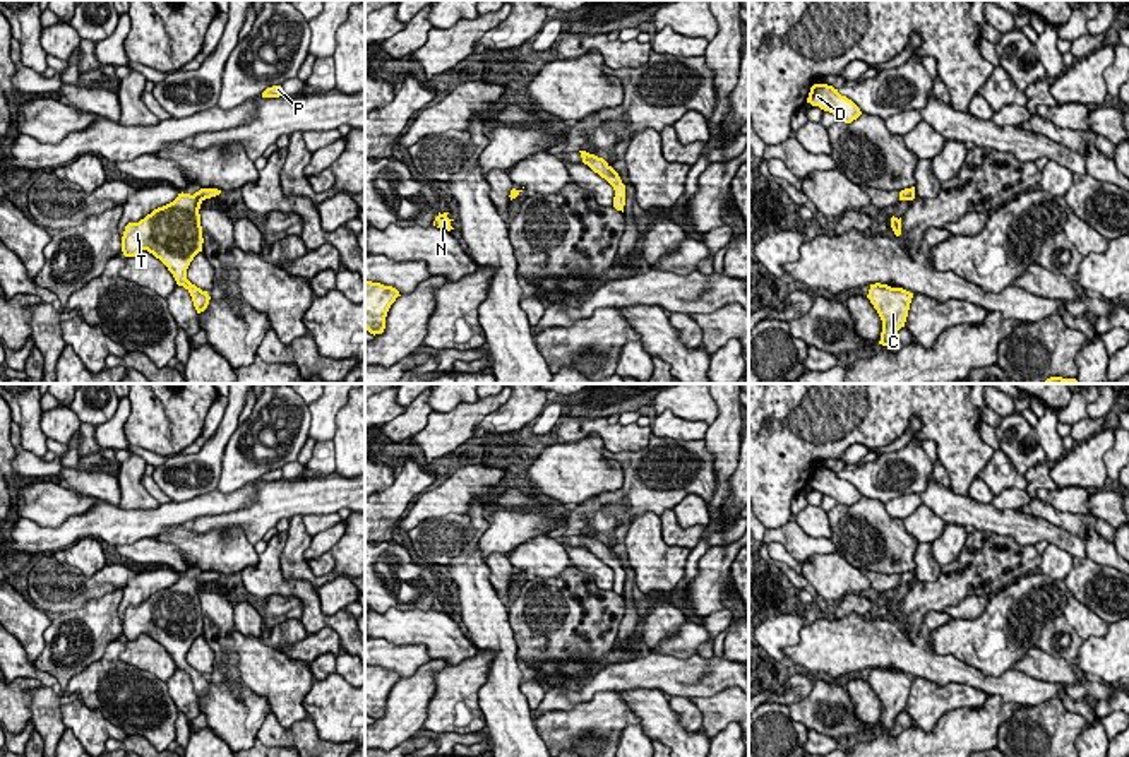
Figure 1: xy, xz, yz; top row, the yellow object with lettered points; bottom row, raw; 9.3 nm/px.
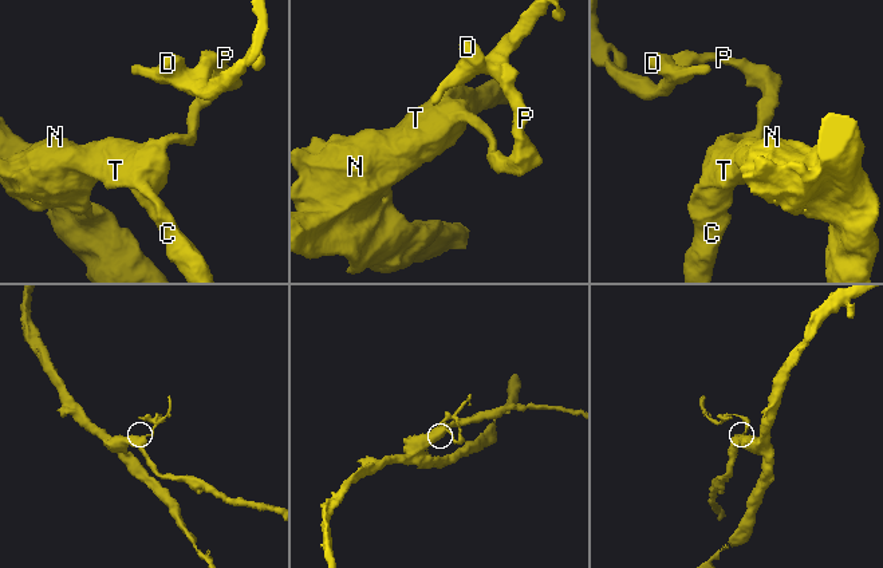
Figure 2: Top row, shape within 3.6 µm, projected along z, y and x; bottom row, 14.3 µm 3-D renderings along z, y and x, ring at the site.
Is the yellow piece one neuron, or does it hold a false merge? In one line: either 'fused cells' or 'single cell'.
single cell

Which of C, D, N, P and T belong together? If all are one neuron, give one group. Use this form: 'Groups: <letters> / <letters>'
Groups: C D N P T

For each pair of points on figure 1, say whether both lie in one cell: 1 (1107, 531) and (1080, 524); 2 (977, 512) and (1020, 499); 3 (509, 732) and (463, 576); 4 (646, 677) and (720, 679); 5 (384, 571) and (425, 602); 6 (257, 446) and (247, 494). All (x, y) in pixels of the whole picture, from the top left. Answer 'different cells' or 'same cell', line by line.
1: same cell
2: different cells
3: same cell
4: same cell
5: same cell
6: different cells

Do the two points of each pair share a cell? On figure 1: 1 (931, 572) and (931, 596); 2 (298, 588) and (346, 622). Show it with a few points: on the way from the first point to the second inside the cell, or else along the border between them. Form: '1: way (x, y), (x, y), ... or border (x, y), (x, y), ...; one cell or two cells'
1: border (941, 567), (936, 579), (915, 581); two cells
2: way (310, 602), (310, 608), (322, 620), (333, 620); one cell

